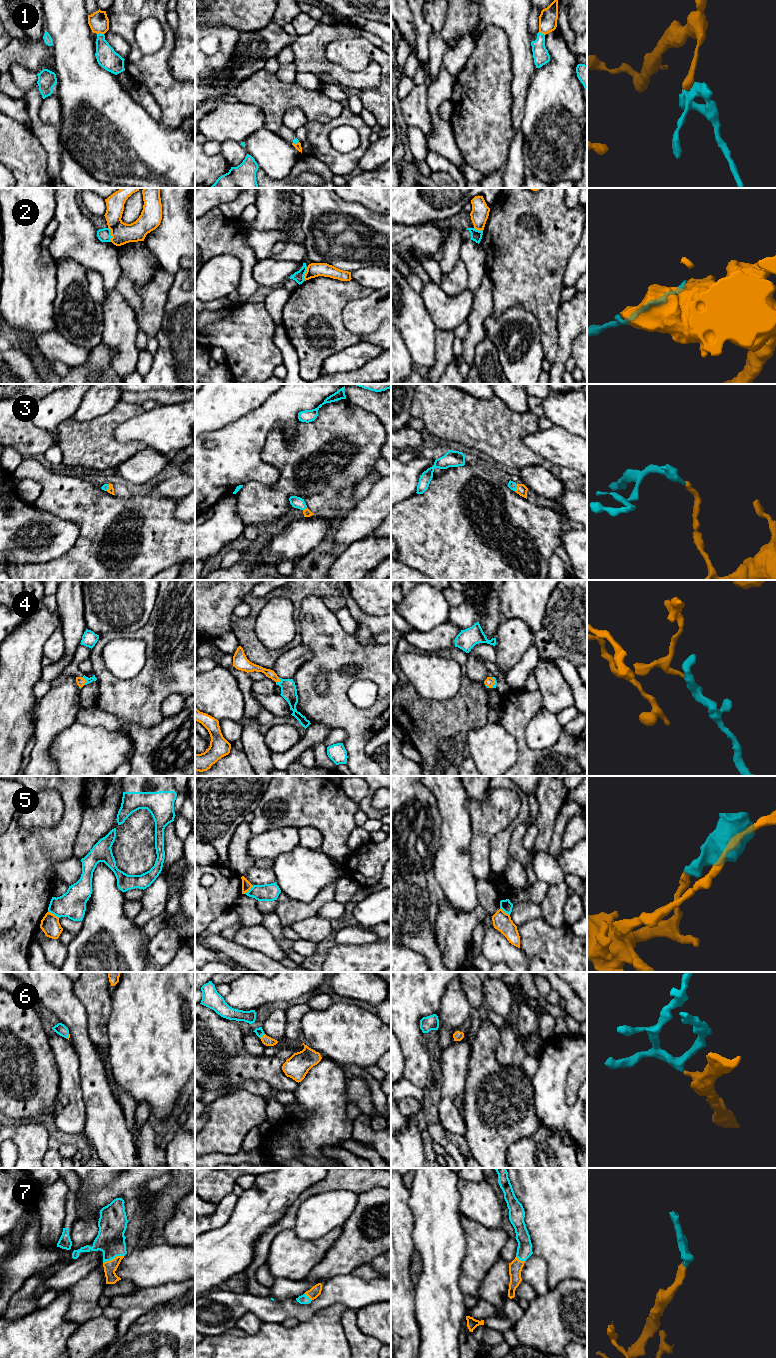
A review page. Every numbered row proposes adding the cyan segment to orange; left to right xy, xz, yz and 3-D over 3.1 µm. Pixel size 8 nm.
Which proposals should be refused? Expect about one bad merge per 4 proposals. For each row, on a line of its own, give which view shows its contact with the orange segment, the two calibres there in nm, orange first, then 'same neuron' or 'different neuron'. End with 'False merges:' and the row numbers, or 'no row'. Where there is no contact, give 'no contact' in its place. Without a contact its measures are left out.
1: contact in xy; calibres 160 and 170 nm; different neuron
2: contact in xy; calibres 170 and 110 nm; different neuron
3: contact in yz; calibres 80 and 70 nm; same neuron
4: contact in xy; calibres 70 and 50 nm; same neuron
5: contact in xy; calibres 150 and 220 nm; different neuron
6: contact in xz; calibres 80 and 70 nm; same neuron
7: contact in xy; calibres 100 and 220 nm; same neuron
False merges: 1, 2, 5

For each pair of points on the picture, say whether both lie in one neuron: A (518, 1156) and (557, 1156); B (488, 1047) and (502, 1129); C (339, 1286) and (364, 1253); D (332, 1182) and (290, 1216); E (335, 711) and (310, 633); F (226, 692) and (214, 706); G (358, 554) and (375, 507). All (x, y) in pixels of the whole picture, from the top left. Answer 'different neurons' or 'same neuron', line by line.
A: same neuron
B: same neuron
C: different neurons
D: same neuron
E: same neuron
F: same neuron
G: different neurons

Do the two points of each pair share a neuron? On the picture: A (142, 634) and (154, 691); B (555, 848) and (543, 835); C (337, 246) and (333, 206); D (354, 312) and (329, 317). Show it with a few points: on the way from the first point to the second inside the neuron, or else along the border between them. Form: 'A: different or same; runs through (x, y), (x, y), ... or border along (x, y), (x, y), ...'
A: same; runs through (152, 648), (154, 652), (154, 677)
B: different; border along (556, 819), (553, 825), (552, 840), (547, 851)
C: same; runs through (337, 236), (337, 232), (333, 227), (333, 216)
D: different; border along (357, 298), (342, 312), (342, 323), (355, 334)

